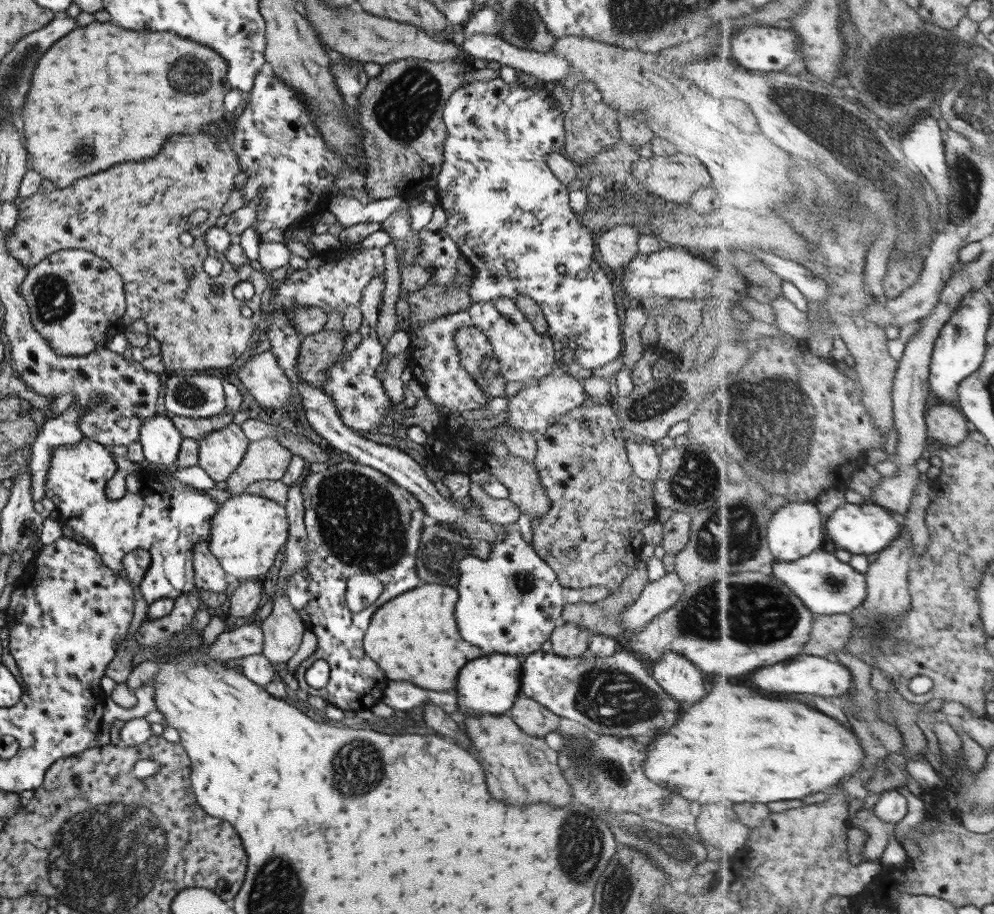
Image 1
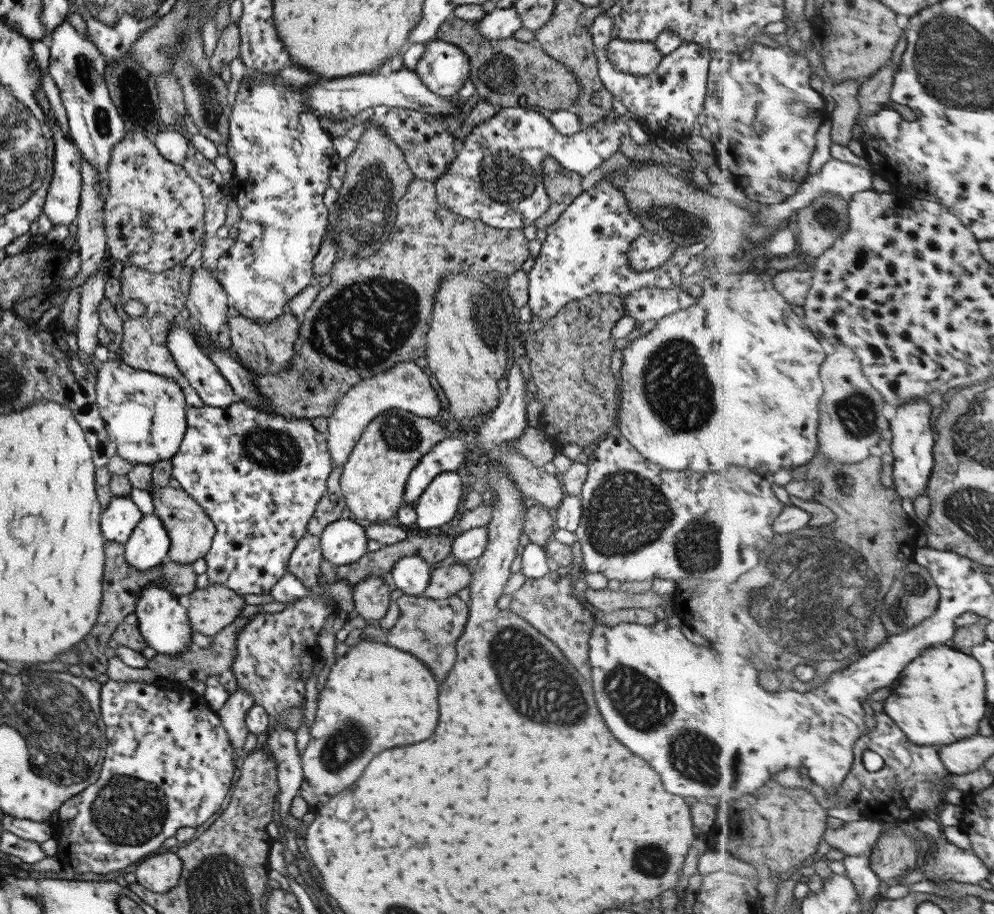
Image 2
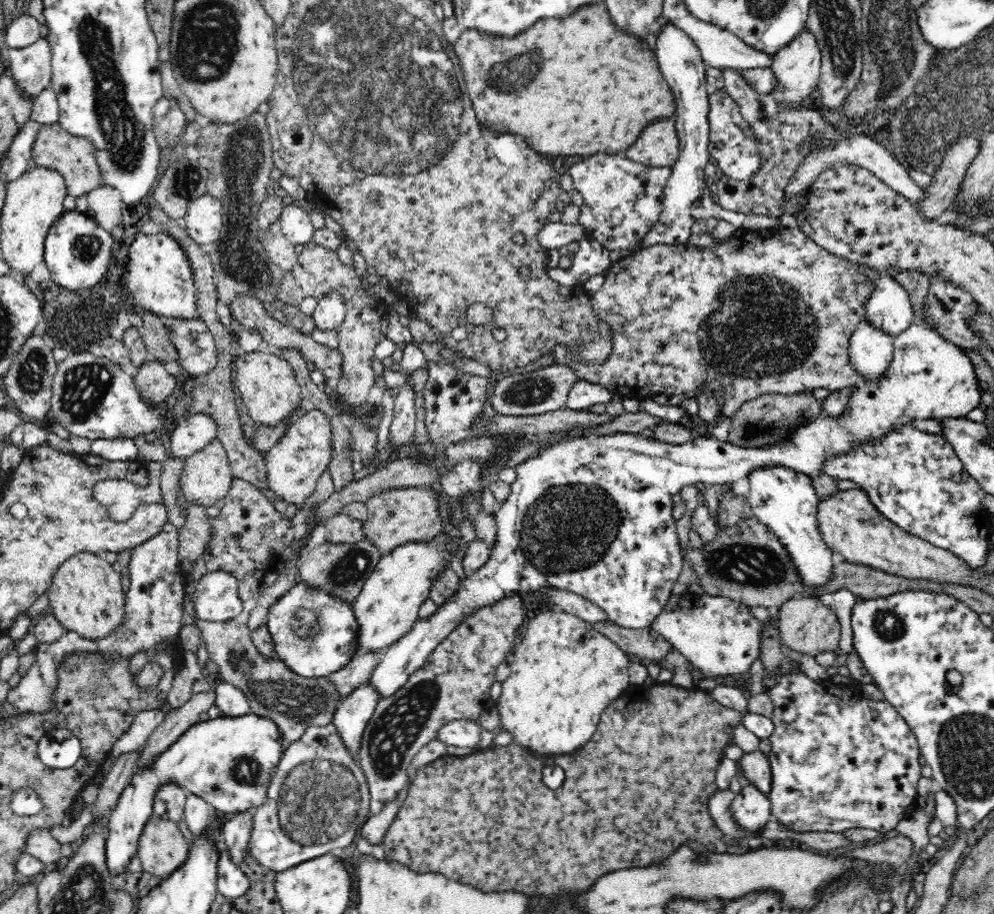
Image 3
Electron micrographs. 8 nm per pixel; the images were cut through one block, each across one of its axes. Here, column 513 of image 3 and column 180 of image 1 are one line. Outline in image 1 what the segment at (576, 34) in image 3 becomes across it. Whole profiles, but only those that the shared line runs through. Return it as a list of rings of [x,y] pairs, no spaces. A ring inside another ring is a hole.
[[[97,20],[76,27],[40,57],[32,74],[26,104],[22,105],[24,138],[32,170],[36,170],[56,188],[66,188],[78,178],[98,174],[114,164],[152,158],[160,152],[166,138],[178,134],[178,130],[182,134],[190,134],[194,132],[196,124],[196,132],[200,132],[204,124],[228,117],[224,109],[224,96],[232,88],[227,72],[226,60],[215,49],[176,33],[135,31],[116,23]]]

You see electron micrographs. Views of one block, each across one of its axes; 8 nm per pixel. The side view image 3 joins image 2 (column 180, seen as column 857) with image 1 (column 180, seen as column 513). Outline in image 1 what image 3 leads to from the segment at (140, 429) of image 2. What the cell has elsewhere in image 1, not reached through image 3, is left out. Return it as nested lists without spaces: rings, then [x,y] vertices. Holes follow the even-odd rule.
[[[84,437],[74,445],[60,445],[52,449],[52,461],[44,484],[44,496],[56,504],[64,524],[82,534],[116,575],[122,570],[122,558],[128,552],[136,548],[150,552],[148,570],[139,584],[148,605],[162,598],[175,599],[194,590],[192,547],[198,541],[210,540],[212,517],[220,509],[214,498],[172,478],[171,472],[180,468],[177,462],[157,467],[163,470],[162,476],[140,468],[136,473],[138,475],[127,476],[126,493],[122,498],[108,499],[105,487],[118,470],[116,458],[103,444]],[[142,480],[149,481],[149,487]]]

